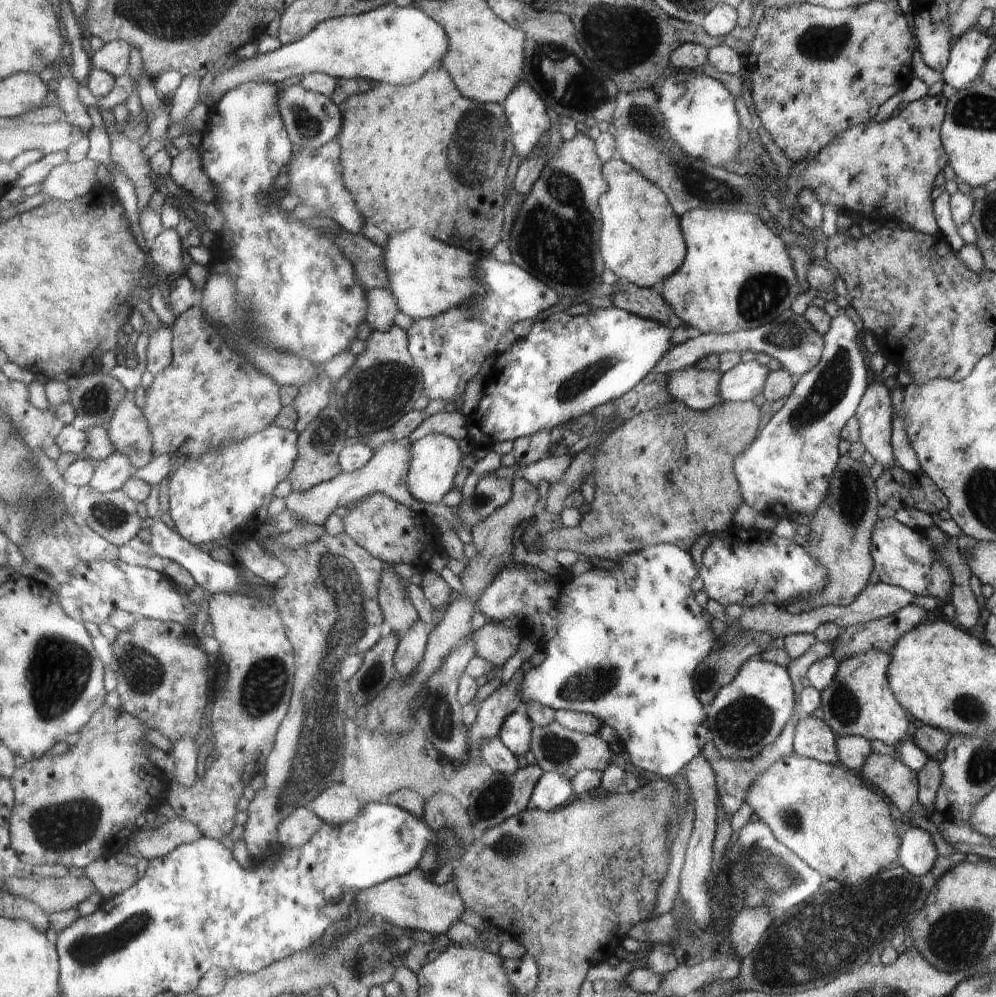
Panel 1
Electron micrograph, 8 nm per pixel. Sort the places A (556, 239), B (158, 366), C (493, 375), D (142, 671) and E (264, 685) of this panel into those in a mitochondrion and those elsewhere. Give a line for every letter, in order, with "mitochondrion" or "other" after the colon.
A: mitochondrion
B: other
C: other
D: mitochondrion
E: mitochondrion

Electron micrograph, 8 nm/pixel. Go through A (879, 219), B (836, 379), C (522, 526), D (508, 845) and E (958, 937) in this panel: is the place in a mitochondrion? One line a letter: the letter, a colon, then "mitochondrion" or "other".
A: other
B: mitochondrion
C: other
D: mitochondrion
E: mitochondrion

